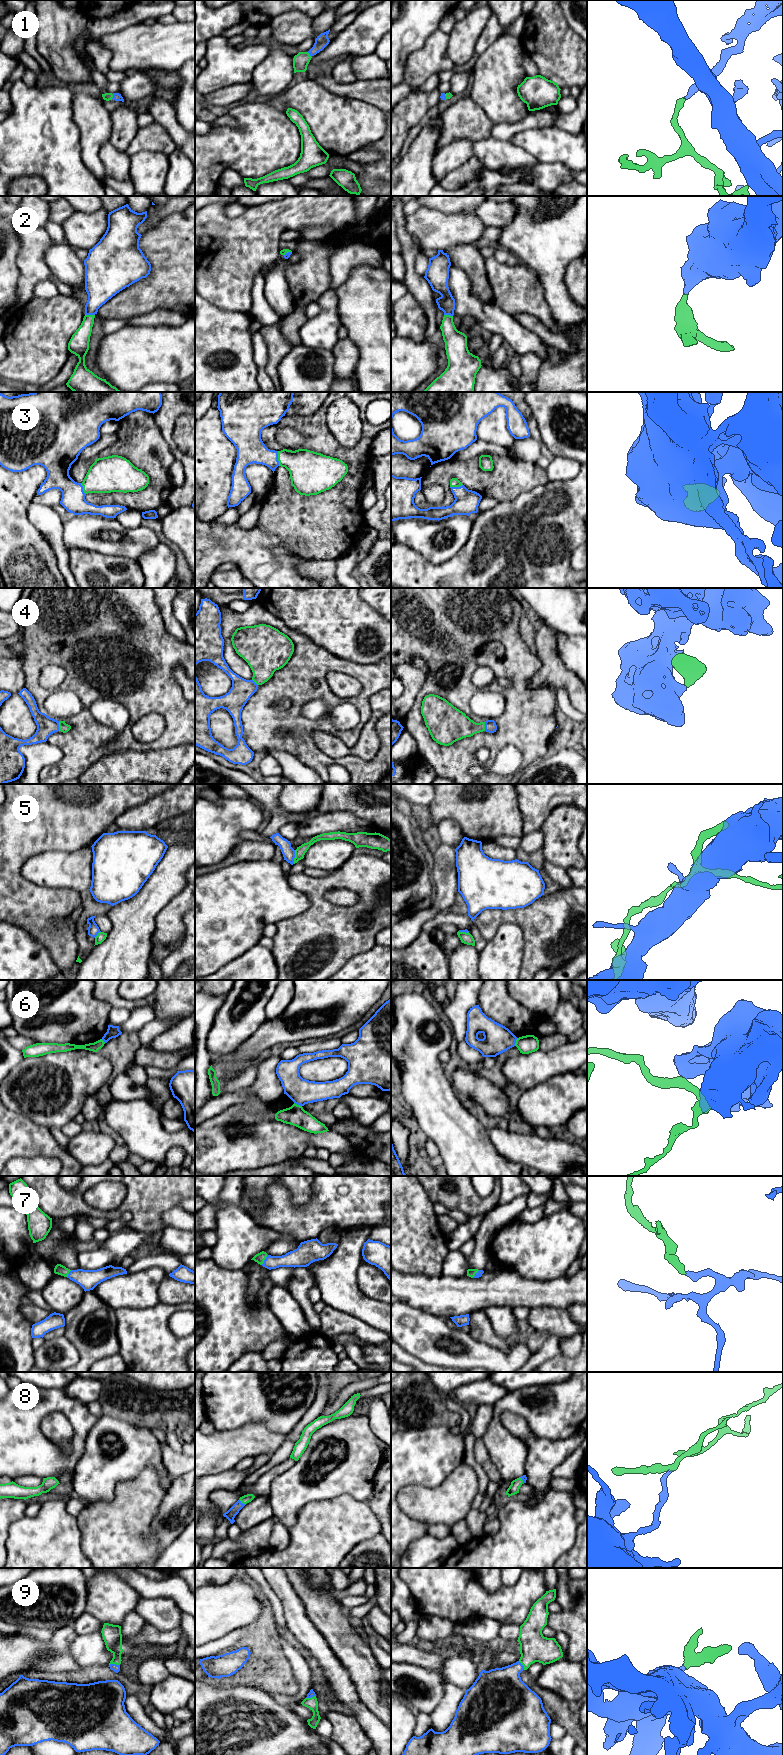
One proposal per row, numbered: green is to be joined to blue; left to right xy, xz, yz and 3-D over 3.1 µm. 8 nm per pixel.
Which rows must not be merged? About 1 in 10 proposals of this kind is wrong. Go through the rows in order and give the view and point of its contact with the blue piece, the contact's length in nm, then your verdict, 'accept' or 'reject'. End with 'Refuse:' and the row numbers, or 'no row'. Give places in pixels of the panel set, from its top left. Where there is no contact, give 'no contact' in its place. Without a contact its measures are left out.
1: xz (310, 55) | 60 nm | accept
2: xy (90, 314) | 80 nm | accept
3: xz (277, 458) | 120 nm | accept
4: xy (58, 726) | 80 nm | accept
5: xz (294, 857) | 110 nm | reject
6: xz (298, 1104) | 70 nm | reject
7: xz (265, 1259) | 100 nm | accept
8: xz (242, 1503) | 80 nm | accept
9: xy (114, 1664) | 90 nm | accept
Refuse: 5, 6

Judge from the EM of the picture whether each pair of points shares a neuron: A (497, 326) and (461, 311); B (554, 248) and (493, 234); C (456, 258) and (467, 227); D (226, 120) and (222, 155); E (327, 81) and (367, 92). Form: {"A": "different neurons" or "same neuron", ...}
{"A": "same neuron", "B": "different neurons", "C": "different neurons", "D": "different neurons", "E": "same neuron"}

